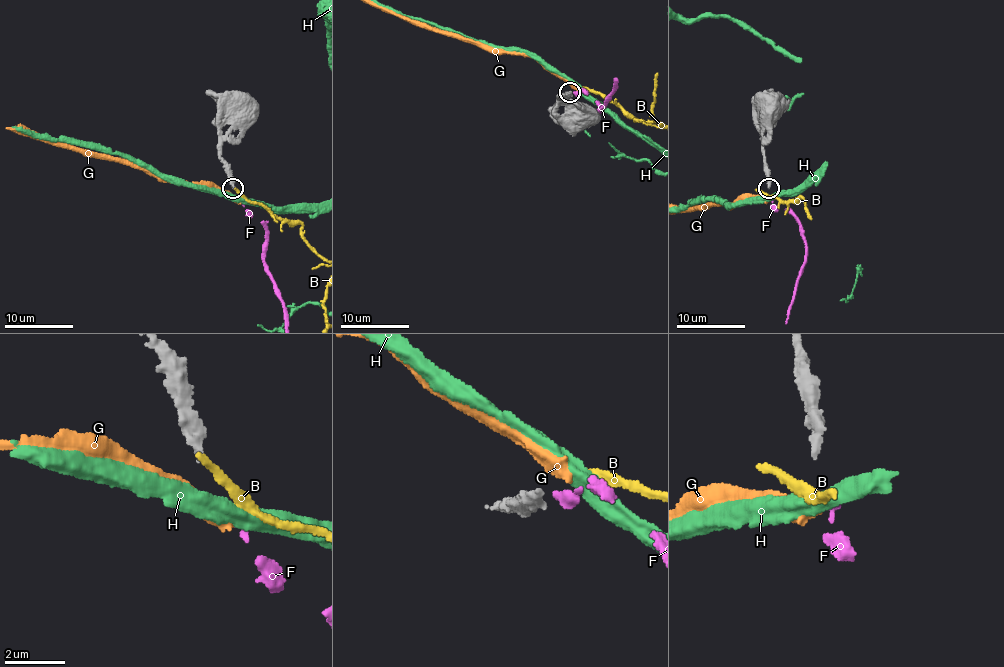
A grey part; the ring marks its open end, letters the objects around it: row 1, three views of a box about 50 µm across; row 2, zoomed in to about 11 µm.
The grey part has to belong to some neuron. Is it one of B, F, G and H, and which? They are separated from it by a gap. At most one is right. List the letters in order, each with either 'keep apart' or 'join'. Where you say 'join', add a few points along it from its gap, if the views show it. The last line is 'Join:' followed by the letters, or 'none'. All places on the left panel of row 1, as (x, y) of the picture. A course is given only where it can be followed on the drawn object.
B: keep apart
F: join
G: keep apart
H: keep apart
Join: F

